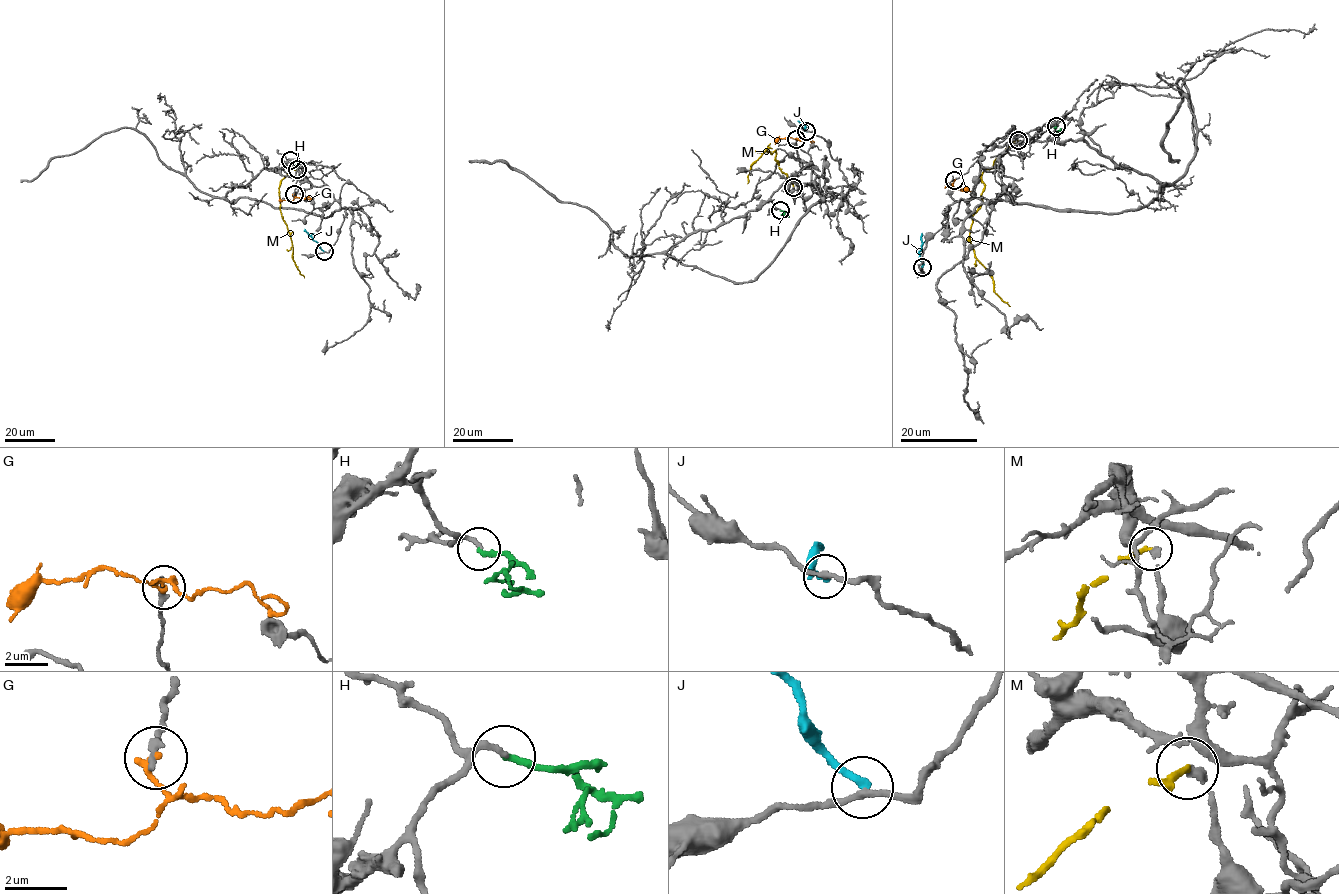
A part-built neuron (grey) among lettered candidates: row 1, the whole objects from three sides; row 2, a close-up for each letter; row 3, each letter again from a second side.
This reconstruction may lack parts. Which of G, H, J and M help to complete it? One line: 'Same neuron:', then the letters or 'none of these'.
Same neuron: H

